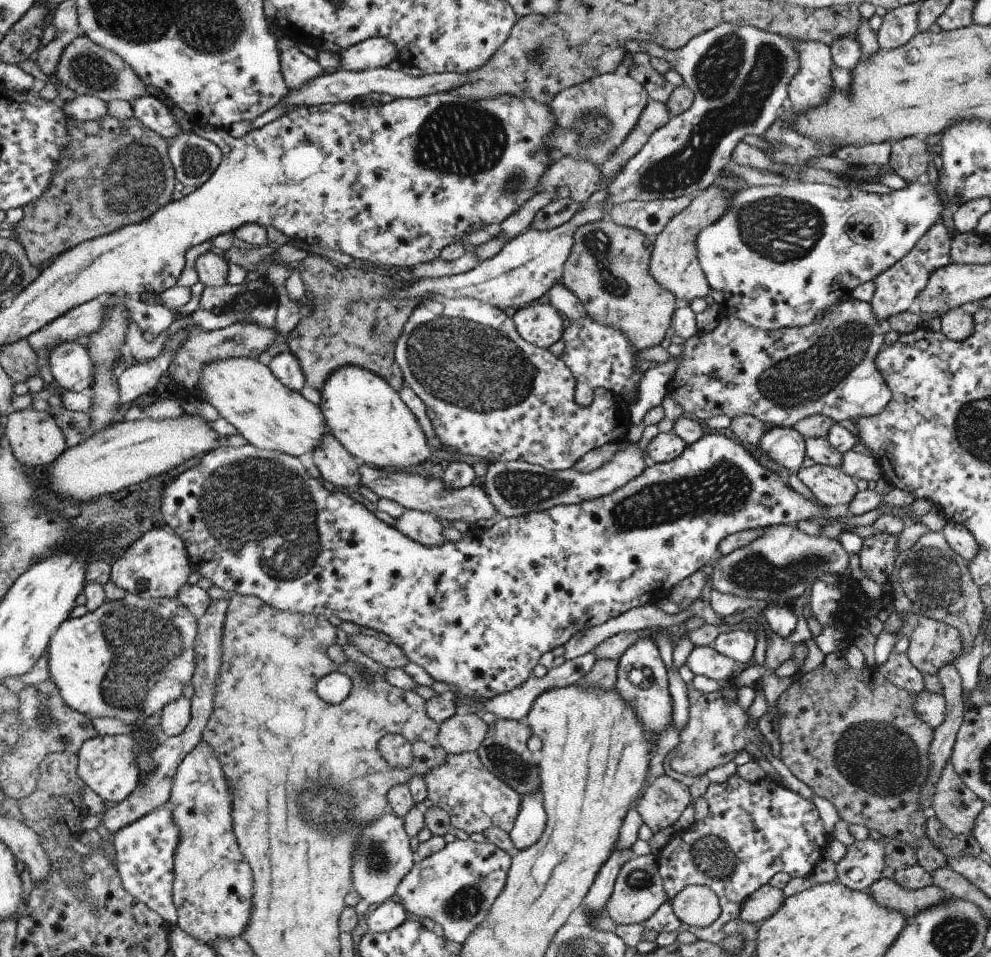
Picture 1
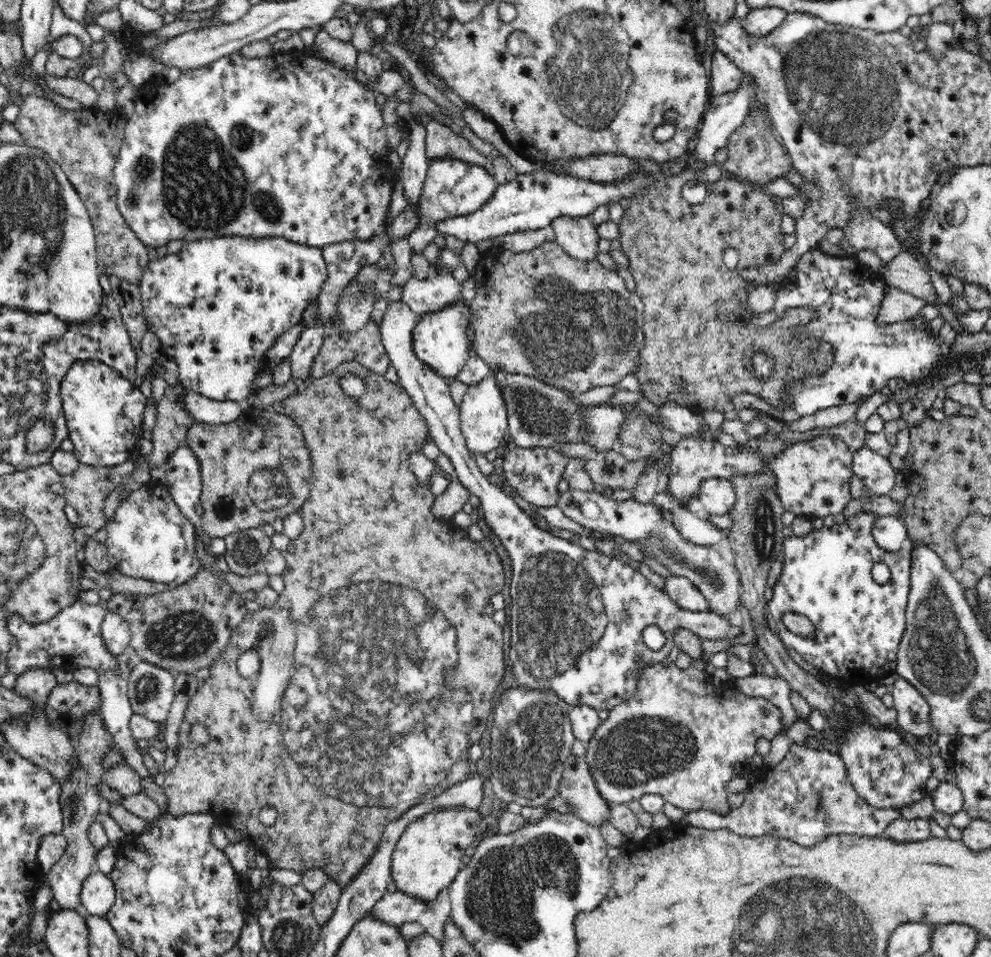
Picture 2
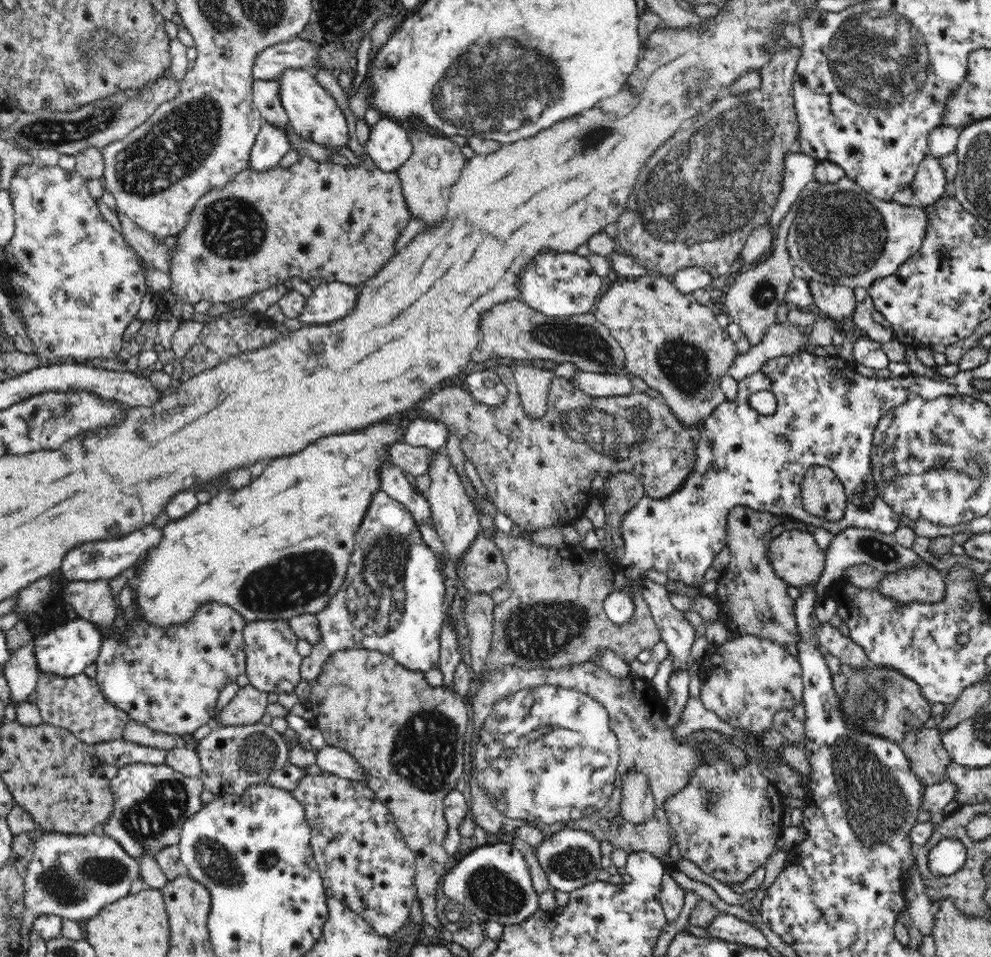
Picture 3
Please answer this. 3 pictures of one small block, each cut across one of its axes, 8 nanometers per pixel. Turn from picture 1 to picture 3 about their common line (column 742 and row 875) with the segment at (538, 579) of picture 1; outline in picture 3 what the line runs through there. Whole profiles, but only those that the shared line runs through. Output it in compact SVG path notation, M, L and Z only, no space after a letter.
M492 839L460 861L452 862L452 868L446 872L443 880L444 897L462 903L476 918L485 922L515 925L532 916L539 908L539 896L532 885L526 856L517 848L517 844L502 844Z

